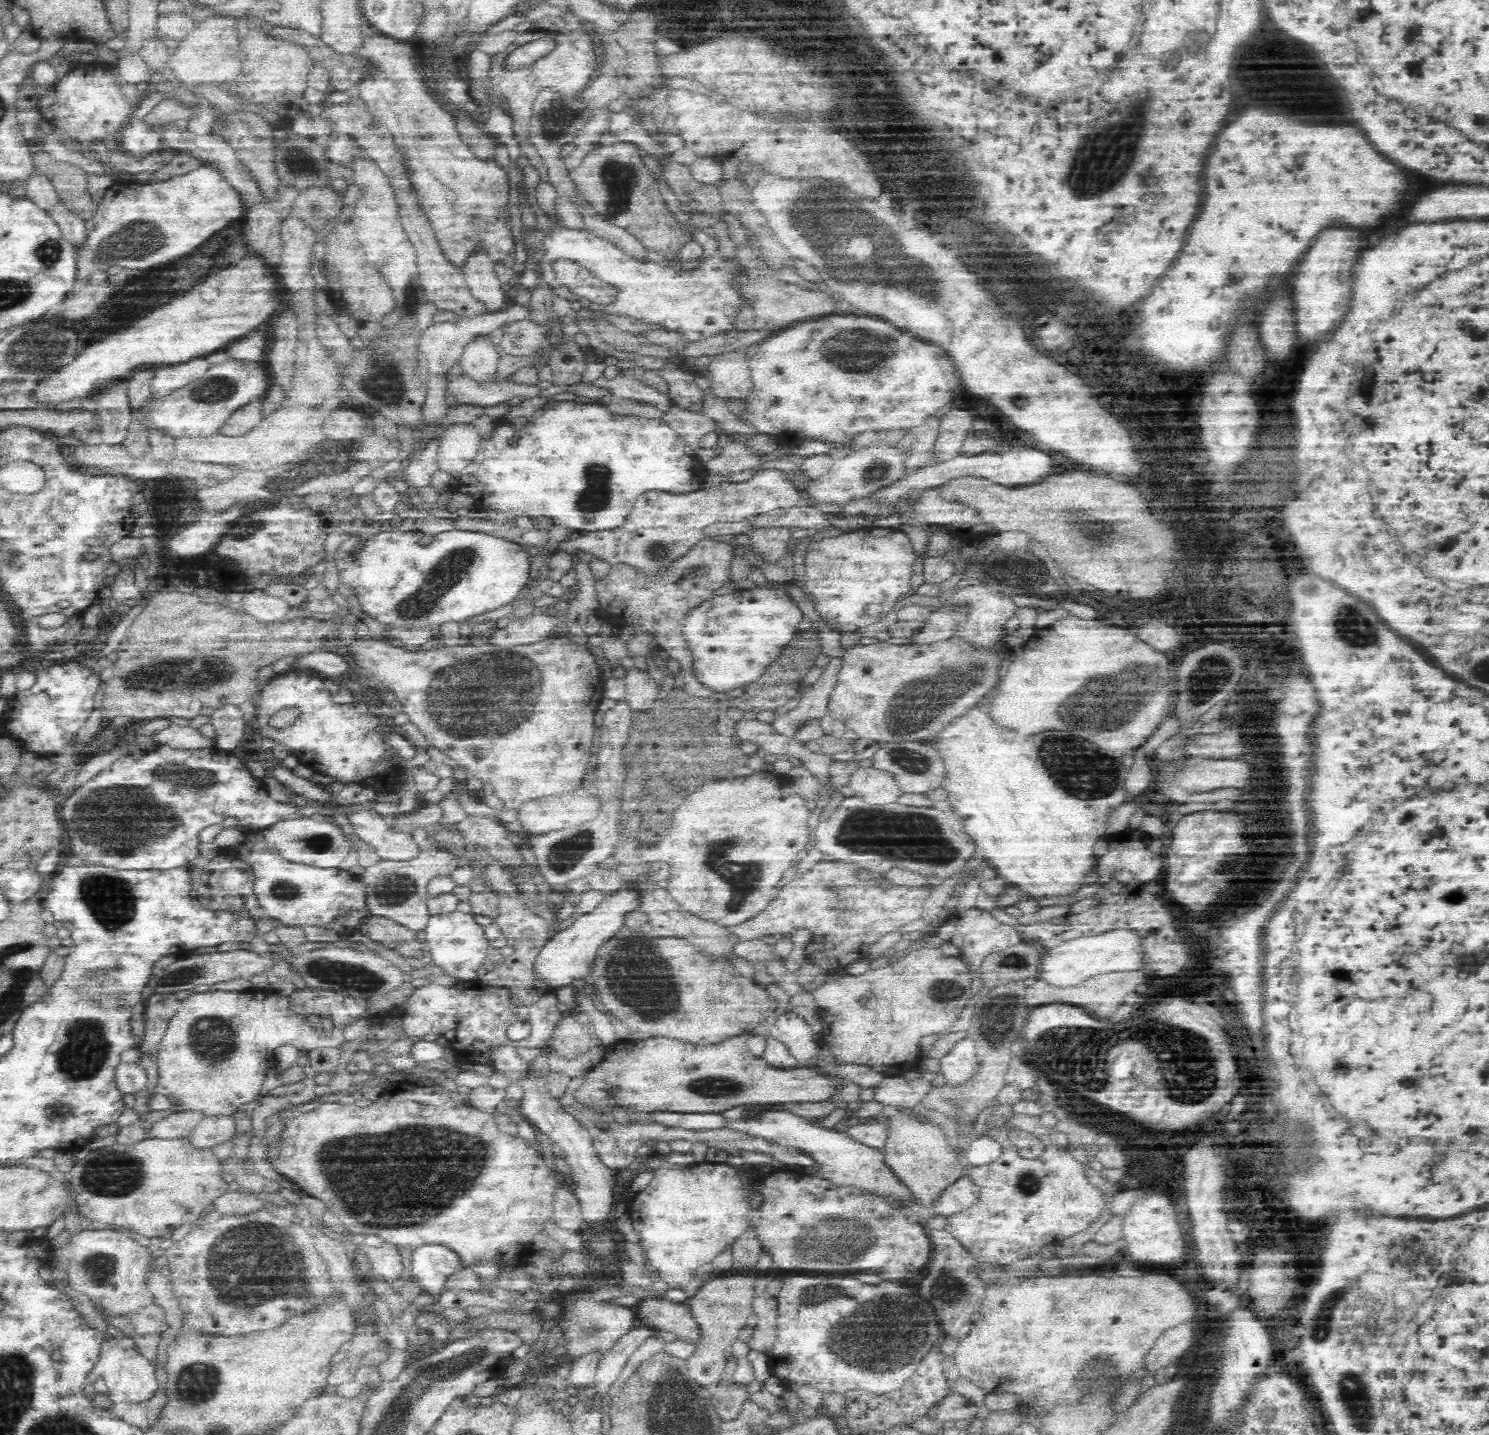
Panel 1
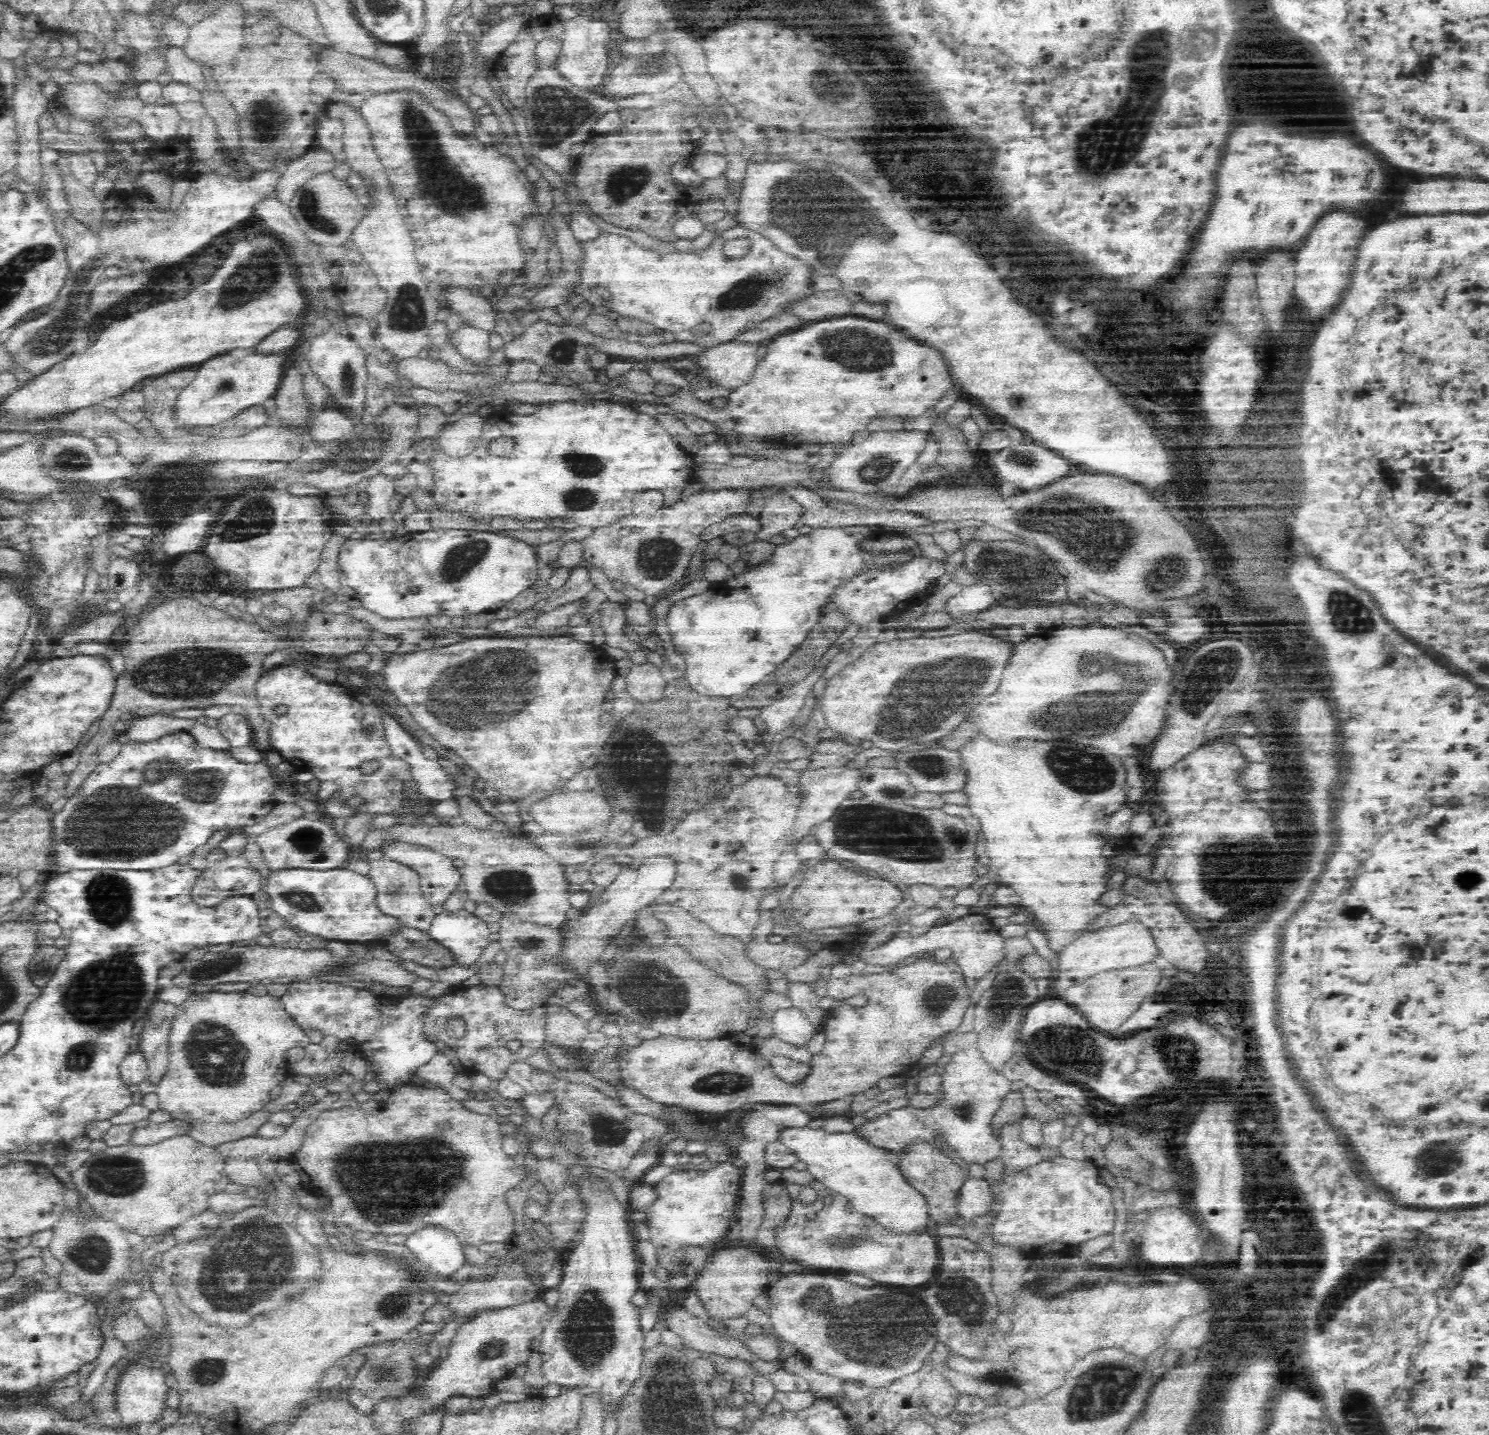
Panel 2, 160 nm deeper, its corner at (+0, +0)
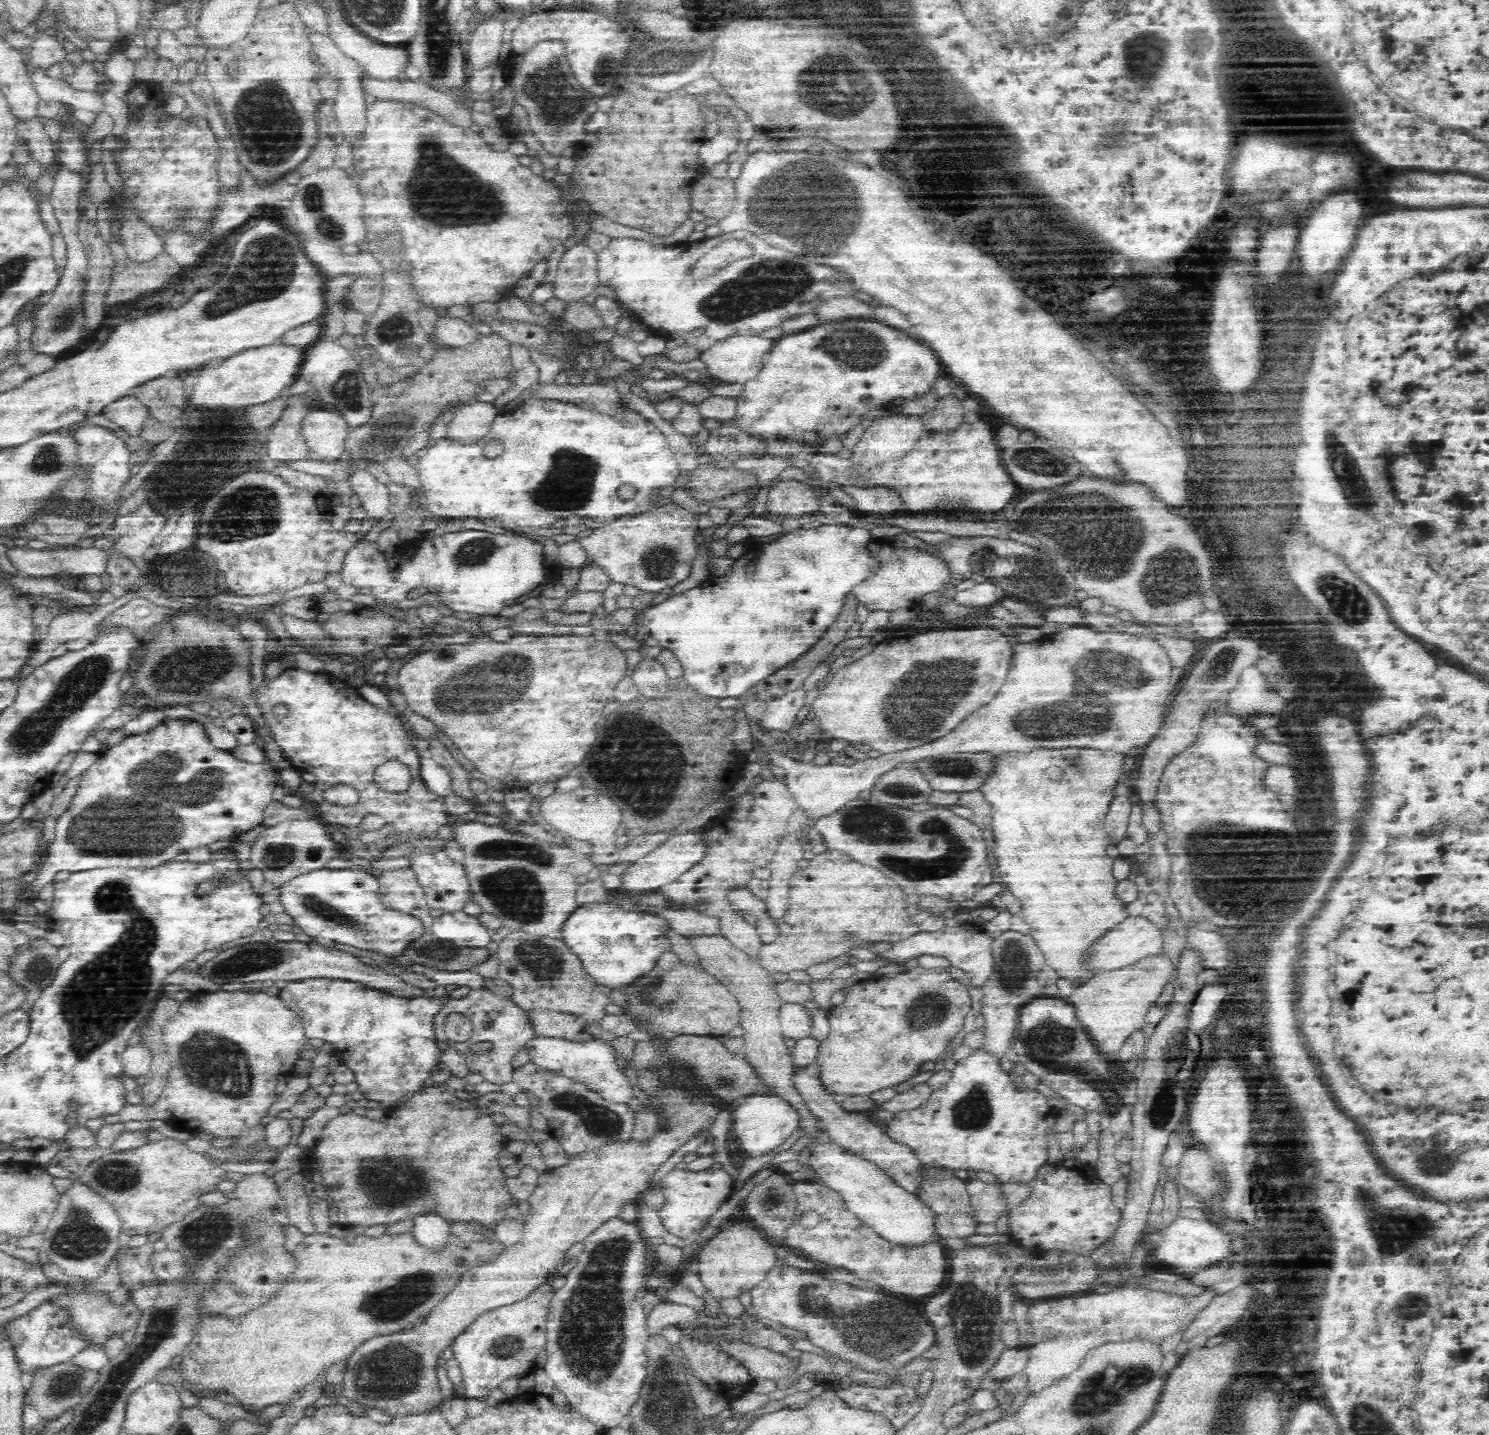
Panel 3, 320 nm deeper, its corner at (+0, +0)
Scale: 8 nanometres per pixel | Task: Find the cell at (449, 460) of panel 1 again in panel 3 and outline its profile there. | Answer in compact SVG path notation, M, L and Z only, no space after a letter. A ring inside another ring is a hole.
M478 400L467 402L454 412L453 420L448 422L445 437L450 442L457 442L460 445L478 442L484 434L488 434L498 414L494 404Z

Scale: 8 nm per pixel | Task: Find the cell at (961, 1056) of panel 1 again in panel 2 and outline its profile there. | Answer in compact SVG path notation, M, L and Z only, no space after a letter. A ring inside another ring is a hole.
M976 1046L958 1050L941 1074L942 1102L924 1110L907 1105L888 1111L878 1118L854 1127L854 1133L868 1144L895 1154L916 1140L936 1142L942 1136L946 1145L969 1165L984 1165L1000 1158L1006 1171L1039 1164L1042 1153L1039 1147L1026 1143L1021 1136L1020 1123L1008 1124L1000 1132L993 1132L990 1119L1000 1108L1002 1100L1009 1093L1011 1082L1001 1073L994 1072L984 1060Z

